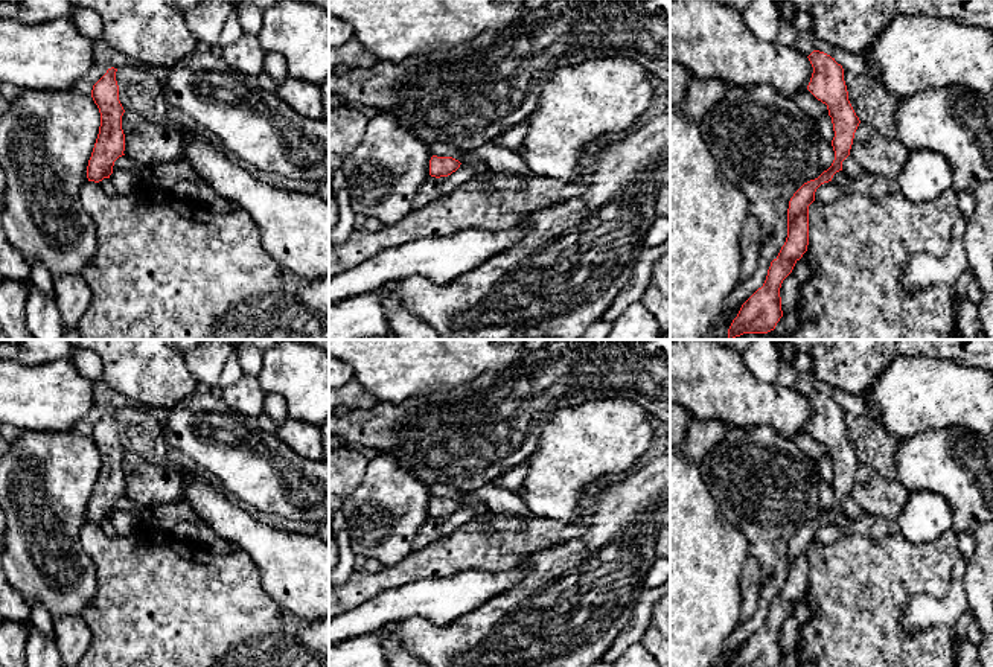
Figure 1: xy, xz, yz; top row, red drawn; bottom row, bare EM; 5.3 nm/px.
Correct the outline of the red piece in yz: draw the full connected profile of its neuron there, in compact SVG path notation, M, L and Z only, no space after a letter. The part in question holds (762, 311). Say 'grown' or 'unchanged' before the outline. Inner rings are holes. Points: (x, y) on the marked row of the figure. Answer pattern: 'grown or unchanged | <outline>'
unchanged | M813 50L809 56L813 73L807 90L827 105L835 137L832 146L835 160L818 178L804 183L790 198L787 209L787 238L778 256L771 262L766 280L740 308L728 329L728 340L743 334L768 334L783 317L780 288L809 245L809 206L816 189L832 181L842 171L842 161L850 155L854 132L860 123L850 101L844 81L844 69L830 55Z

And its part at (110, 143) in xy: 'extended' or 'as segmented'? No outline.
as segmented

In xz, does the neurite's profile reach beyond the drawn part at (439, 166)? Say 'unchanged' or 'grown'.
unchanged

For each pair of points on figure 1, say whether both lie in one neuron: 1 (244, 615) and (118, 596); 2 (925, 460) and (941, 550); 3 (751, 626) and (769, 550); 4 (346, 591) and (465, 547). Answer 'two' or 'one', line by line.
1: one
2: two
3: one
4: one

